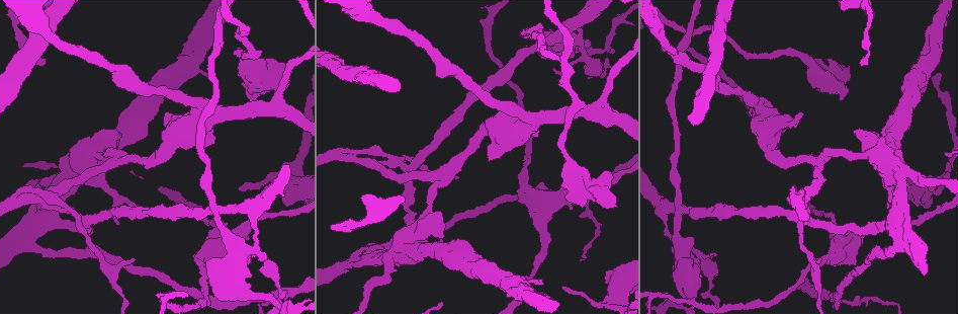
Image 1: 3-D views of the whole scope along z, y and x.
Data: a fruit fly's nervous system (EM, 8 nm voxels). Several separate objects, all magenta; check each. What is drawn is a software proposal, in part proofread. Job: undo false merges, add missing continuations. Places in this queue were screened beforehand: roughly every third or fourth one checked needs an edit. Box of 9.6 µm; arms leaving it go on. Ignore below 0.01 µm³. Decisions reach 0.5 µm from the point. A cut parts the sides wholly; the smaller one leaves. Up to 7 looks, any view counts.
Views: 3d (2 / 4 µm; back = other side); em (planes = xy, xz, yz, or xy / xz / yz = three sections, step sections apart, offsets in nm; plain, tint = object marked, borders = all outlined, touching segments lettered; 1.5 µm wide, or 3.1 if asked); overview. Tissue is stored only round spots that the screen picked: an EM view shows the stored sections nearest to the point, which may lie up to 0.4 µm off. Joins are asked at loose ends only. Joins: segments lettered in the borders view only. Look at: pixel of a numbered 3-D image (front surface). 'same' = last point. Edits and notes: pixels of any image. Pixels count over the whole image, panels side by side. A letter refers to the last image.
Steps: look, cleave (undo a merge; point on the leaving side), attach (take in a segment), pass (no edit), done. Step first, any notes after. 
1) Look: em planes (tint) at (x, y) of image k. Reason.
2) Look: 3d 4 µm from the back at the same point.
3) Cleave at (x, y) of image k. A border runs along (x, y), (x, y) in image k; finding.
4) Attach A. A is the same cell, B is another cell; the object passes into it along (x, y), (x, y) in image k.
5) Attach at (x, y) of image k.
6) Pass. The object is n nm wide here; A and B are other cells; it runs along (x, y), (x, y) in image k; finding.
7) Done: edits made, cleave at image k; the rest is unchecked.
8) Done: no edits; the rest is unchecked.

Look: em xz step 8 (tint) at (249, 293) of image 1. Calibre changes.

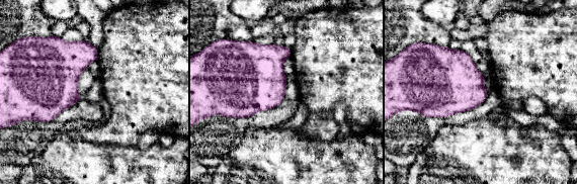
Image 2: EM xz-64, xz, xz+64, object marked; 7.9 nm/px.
Look: em planes (borders) at the same point. Another direction.

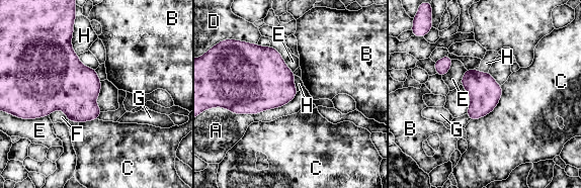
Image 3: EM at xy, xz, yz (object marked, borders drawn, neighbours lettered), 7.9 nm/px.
Pass. The object is 260 nm wide here; A, B, C, D, E, F, G and H are other cells; a border runs along (73, 27), (72, 49), (77, 55) in image 3; continuous, no second cell.

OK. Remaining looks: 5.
Look: 3d 2 µm at (547, 235) of image 1.

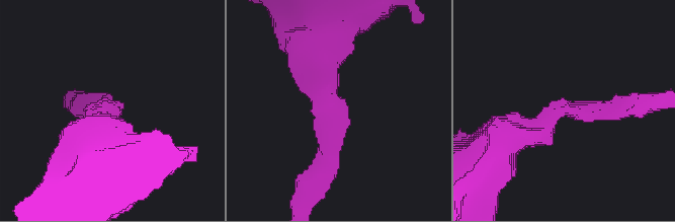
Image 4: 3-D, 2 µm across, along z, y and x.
Look: em planes (plain) at (331, 111) of image 4.

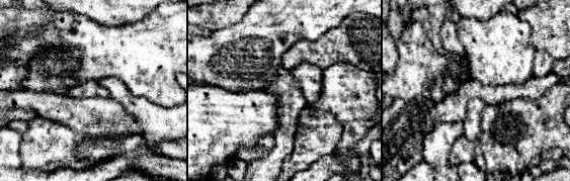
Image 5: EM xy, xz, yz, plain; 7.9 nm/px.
Look: em planes (borders) at the same point. What lies round it.

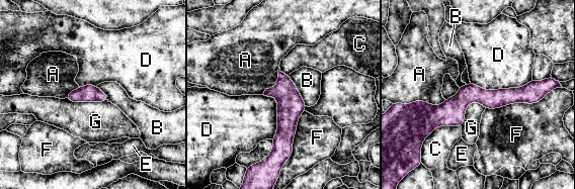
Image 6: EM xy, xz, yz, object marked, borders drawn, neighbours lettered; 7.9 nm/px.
Pass. The object is 140 nm wide here; A, B, C, D, E, F and G are other cells; a border runs along (531, 79), (498, 89), (471, 83) in image 6; all the same cell.

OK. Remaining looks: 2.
Look: em xz step 4 (tint) at (520, 184) of image 1. Thick turns thin.

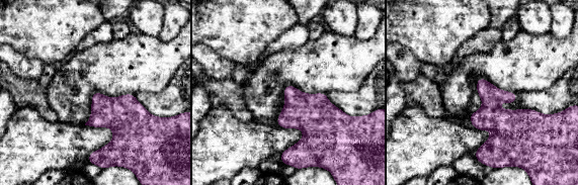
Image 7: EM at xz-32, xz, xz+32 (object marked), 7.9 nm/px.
Look: em planes (borders) at the same point.

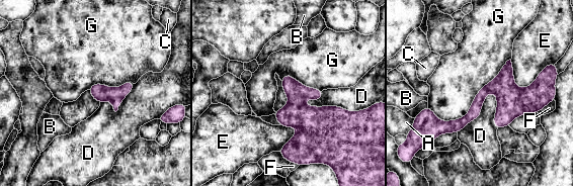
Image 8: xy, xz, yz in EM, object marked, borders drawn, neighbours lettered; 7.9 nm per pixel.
Pass. A, B, C, D, E, F and G are other cells; a border runs along (510, 59), (465, 115), (428, 107) in image 8; one cell here.

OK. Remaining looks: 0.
Done: no edits; the rest is unchecked.

